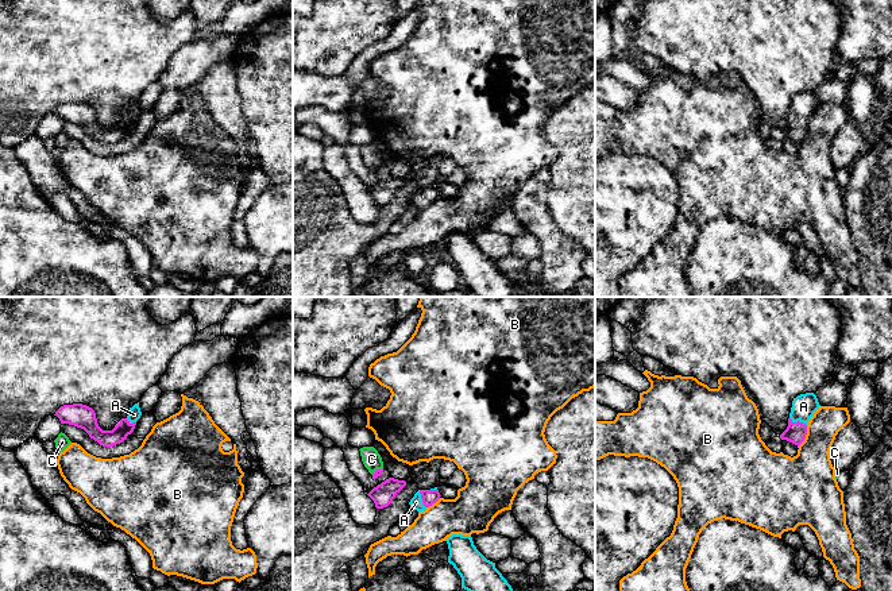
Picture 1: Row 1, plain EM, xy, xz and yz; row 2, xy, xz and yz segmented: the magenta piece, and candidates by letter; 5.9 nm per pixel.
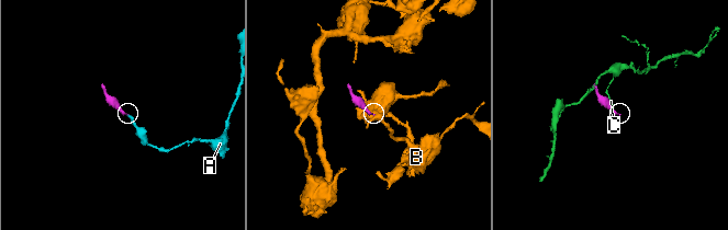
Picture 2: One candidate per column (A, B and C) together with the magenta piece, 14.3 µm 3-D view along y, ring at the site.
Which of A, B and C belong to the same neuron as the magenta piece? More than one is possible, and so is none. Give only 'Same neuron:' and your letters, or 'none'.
Same neuron: A

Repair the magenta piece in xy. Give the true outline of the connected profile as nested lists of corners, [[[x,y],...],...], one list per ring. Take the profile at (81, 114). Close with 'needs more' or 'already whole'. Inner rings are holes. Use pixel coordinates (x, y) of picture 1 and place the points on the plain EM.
[[[139,100],[130,105],[128,113],[121,116],[112,128],[103,128],[96,116],[92,105],[82,101],[63,103],[55,112],[61,121],[74,123],[84,127],[90,136],[103,144],[113,144],[123,140],[128,132],[135,127],[136,119],[140,116],[142,109]]]; needs more

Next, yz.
[[[814,90],[800,92],[793,96],[788,124],[780,132],[780,136],[799,144],[806,136],[808,119],[819,104],[818,96]]]; needs more

